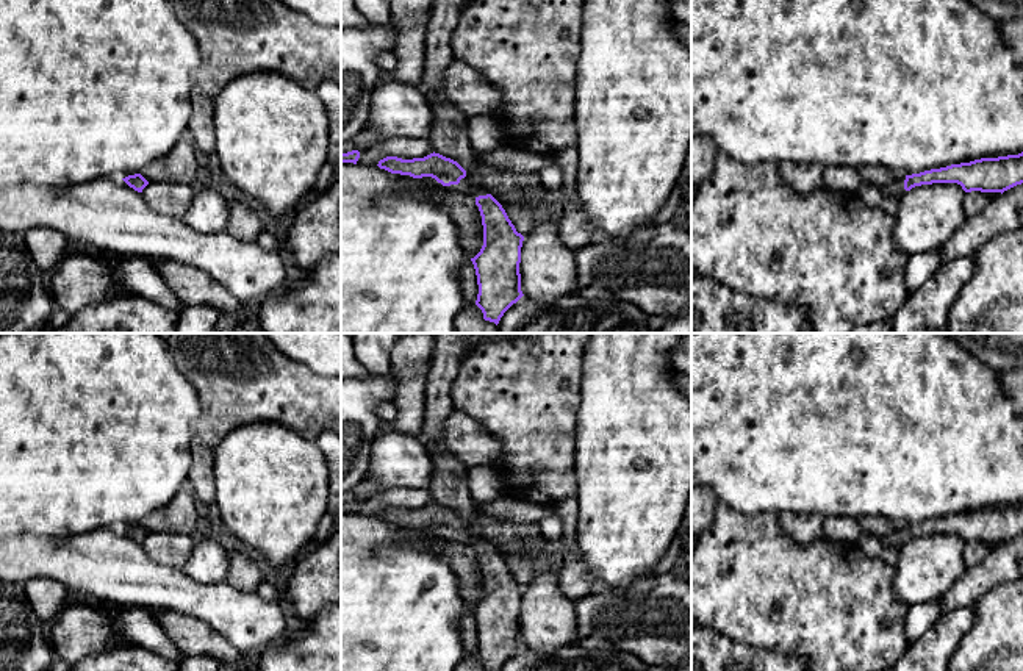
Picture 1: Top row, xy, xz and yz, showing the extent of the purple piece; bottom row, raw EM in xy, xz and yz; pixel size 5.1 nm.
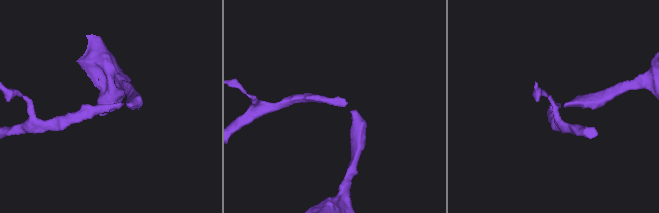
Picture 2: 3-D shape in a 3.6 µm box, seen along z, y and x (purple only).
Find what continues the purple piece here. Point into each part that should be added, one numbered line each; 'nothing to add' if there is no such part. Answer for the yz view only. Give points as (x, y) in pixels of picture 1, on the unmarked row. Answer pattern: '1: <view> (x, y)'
1: yz (897, 538)

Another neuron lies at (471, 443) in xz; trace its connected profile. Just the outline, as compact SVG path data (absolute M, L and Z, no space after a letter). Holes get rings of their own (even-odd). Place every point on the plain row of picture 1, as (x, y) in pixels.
M450 411L441 425L443 446L466 468L491 465L504 460L501 440L485 425L463 411Z

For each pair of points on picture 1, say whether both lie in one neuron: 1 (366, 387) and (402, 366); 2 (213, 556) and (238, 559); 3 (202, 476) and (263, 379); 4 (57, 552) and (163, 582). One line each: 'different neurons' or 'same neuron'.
1: different neurons
2: different neurons
3: same neuron
4: same neuron

